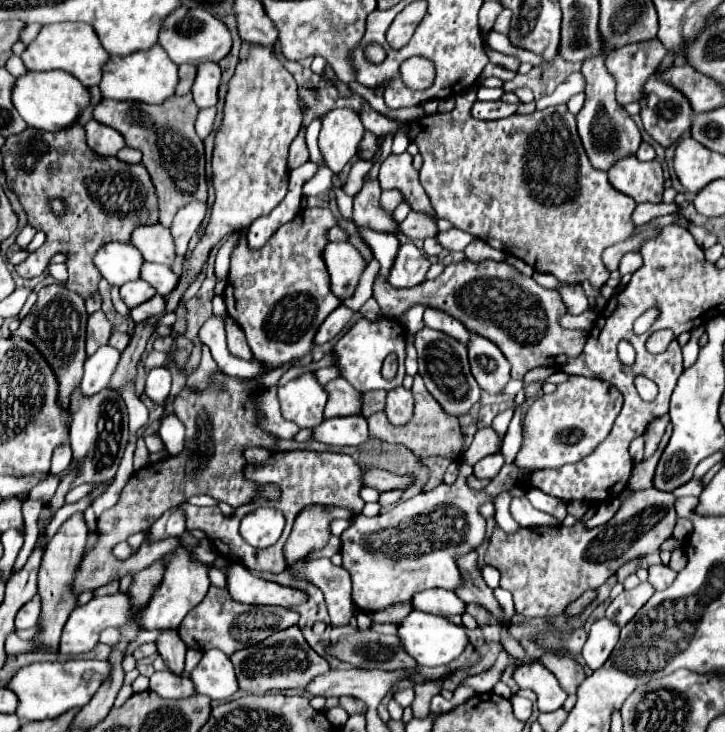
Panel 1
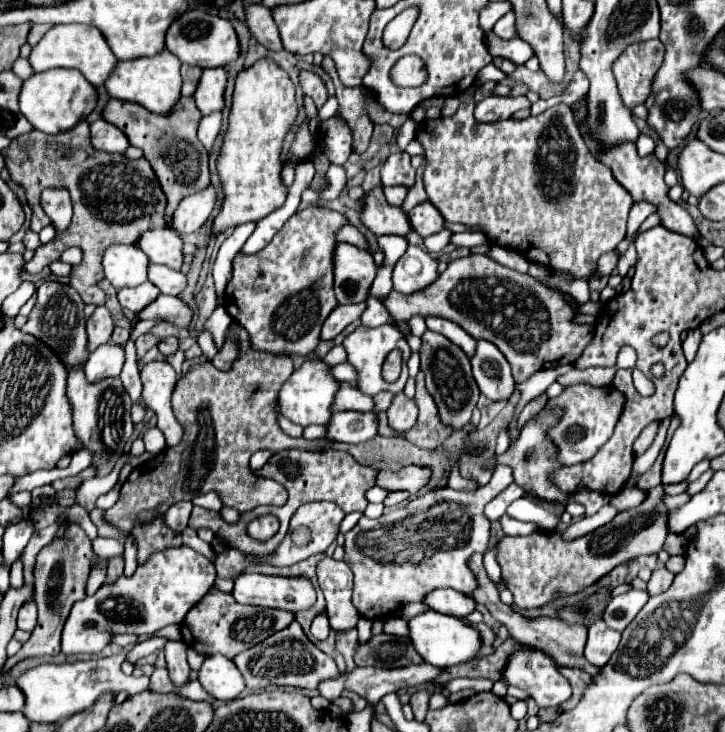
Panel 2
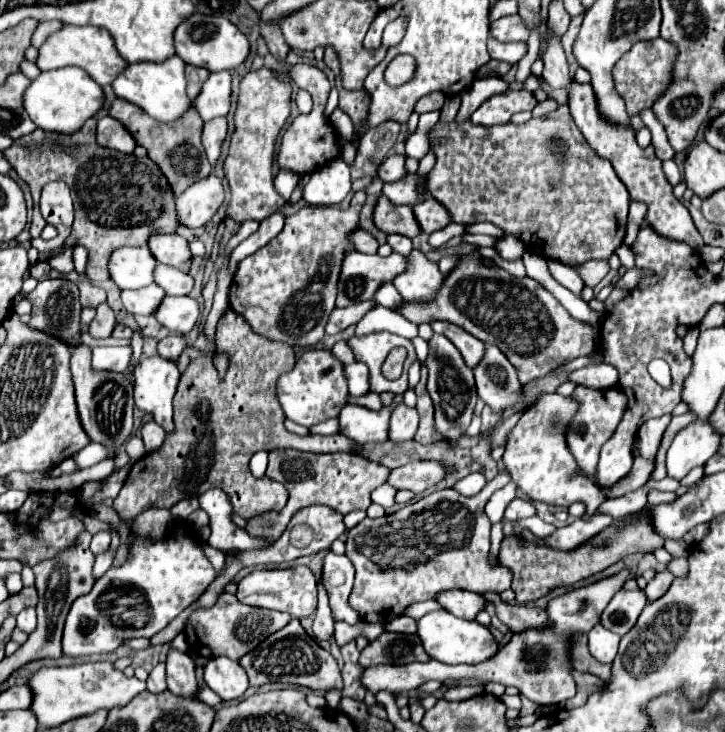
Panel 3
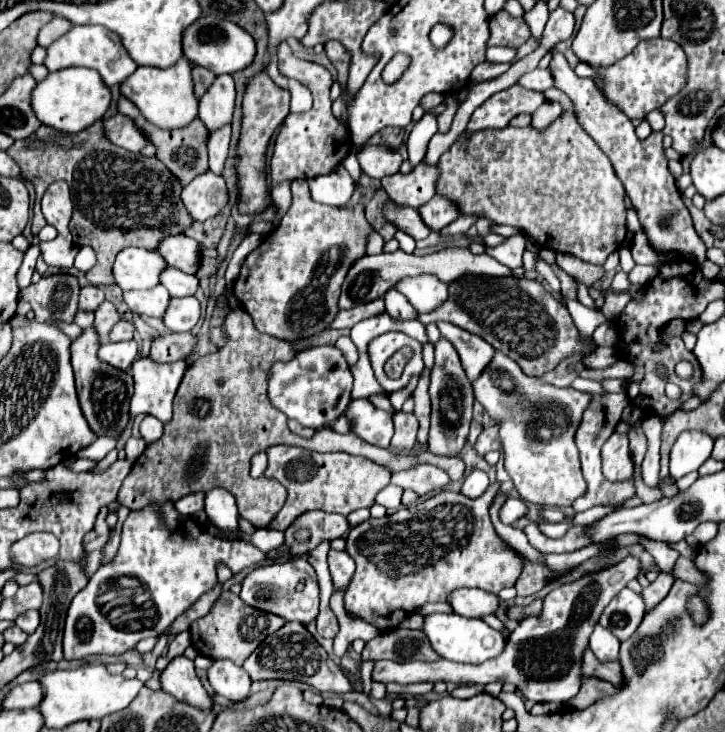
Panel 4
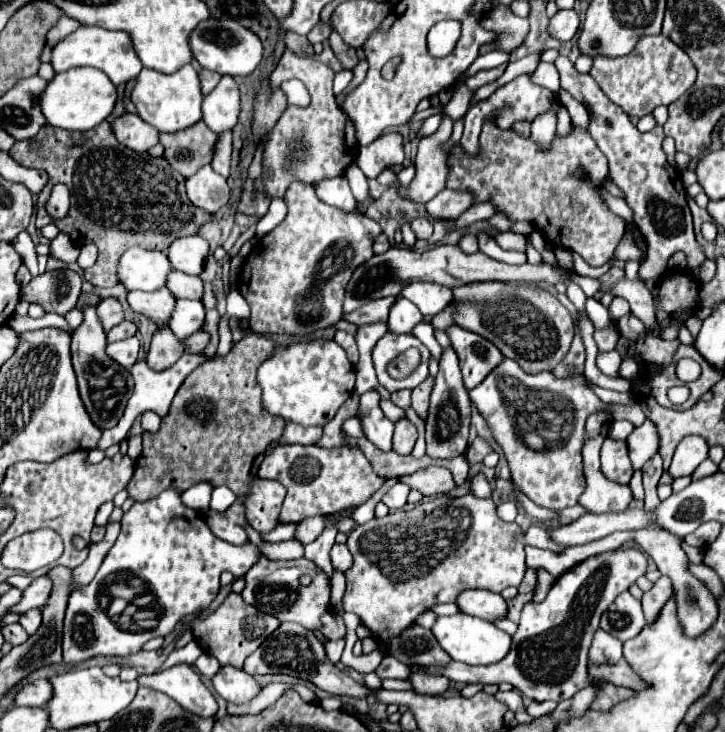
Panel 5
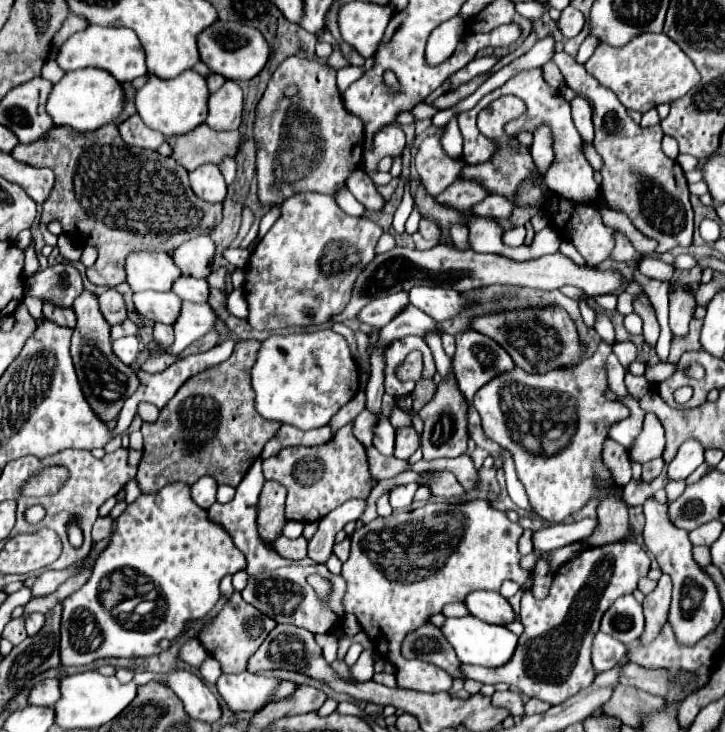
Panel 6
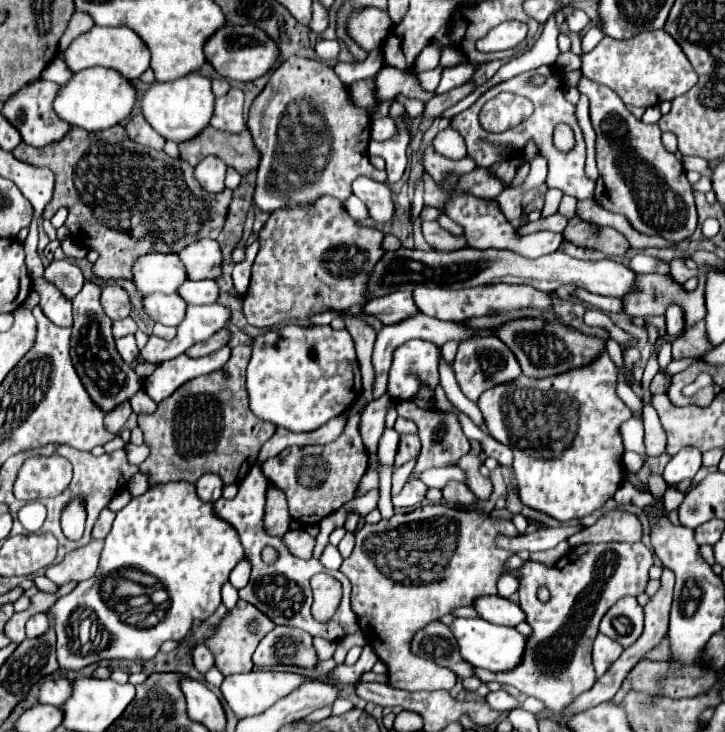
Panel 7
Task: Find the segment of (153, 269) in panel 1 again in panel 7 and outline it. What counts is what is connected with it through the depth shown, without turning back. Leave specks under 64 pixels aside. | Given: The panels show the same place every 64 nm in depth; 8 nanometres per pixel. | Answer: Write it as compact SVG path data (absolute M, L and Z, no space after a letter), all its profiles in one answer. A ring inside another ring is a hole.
M186 280L184 284L180 284L178 294L188 304L214 304L218 298L218 286L214 280Z

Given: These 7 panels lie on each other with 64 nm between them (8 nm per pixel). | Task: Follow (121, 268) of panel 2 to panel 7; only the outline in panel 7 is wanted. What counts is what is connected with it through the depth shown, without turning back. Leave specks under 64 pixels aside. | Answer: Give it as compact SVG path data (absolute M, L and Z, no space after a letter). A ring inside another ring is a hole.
M146 254L132 264L132 282L142 294L172 294L186 280L178 254Z

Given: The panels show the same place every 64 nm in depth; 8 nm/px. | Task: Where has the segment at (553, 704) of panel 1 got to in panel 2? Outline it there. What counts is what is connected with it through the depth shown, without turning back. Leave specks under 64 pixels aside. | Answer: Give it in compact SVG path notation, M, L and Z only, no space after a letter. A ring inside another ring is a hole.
M530 646L512 654L502 676L508 684L526 690L540 708L560 706L572 694L570 684L558 672L556 662Z

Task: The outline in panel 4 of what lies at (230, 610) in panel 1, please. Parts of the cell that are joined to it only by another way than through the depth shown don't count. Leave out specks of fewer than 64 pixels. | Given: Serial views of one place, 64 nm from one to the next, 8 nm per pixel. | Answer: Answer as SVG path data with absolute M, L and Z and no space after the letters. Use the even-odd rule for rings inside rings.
M222 592L222 596L212 606L212 610L204 618L198 618L190 624L190 638L192 638L192 646L196 648L198 654L214 658L214 660L228 658L234 664L242 666L242 662L250 656L250 652L254 652L254 648L260 646L260 642L268 634L280 630L284 624L286 624L286 620L282 616L262 612L258 608L244 604L236 594Z

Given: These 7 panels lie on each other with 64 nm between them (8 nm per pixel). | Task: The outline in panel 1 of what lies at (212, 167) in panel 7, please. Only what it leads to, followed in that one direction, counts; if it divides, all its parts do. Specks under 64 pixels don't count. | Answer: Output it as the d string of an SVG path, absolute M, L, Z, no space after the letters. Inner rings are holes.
M192 200L182 210L178 210L178 214L174 216L174 222L170 226L172 240L176 244L176 255L186 255L188 242L190 242L192 234L198 230L204 214L206 214L206 202L196 202L196 200Z

